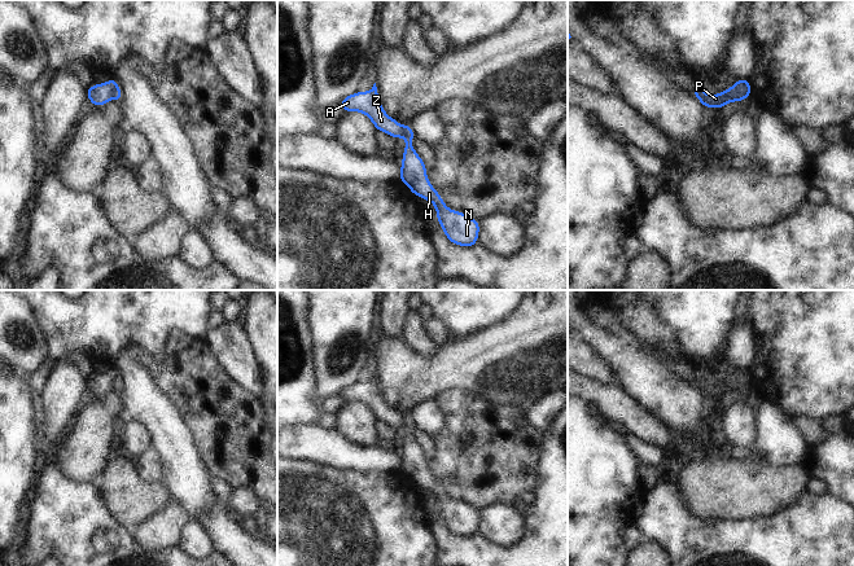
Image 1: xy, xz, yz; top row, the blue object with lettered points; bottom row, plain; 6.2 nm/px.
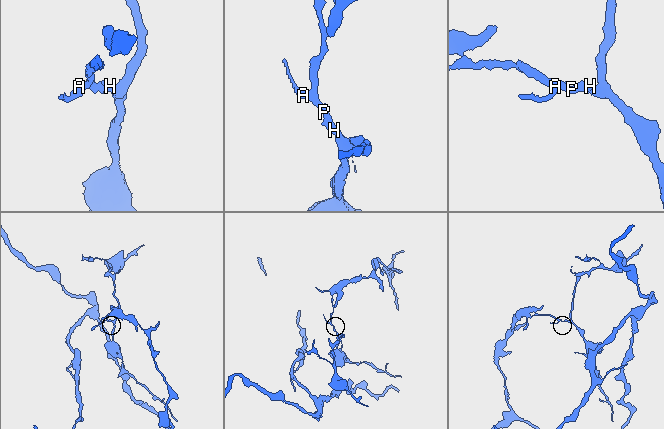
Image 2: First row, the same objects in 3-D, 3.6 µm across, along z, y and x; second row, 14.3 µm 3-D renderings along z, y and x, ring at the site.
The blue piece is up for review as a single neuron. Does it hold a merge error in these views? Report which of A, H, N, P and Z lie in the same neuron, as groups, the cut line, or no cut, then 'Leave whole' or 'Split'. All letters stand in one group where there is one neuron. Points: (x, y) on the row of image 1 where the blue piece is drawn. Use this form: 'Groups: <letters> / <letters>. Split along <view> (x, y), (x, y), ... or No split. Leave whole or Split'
Groups: A Z / H N P. Split along xy (117, 84), (112, 97). Split.

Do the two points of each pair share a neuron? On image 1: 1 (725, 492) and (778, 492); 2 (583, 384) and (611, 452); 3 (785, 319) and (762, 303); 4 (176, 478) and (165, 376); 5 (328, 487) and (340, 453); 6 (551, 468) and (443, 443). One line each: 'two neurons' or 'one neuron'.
1: one neuron
2: two neurons
3: one neuron
4: two neurons
5: two neurons
6: two neurons

